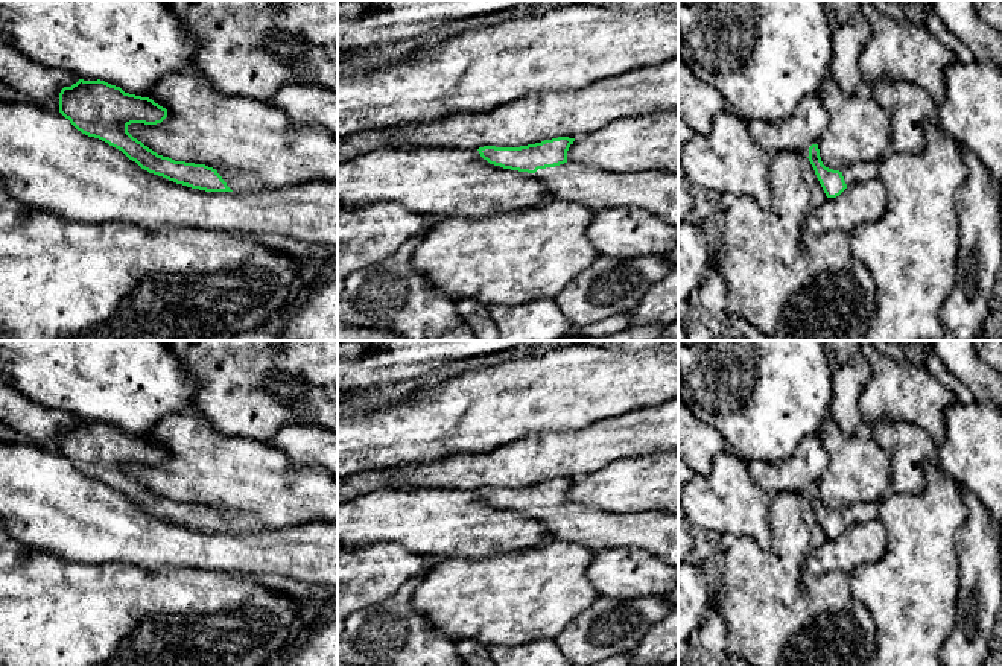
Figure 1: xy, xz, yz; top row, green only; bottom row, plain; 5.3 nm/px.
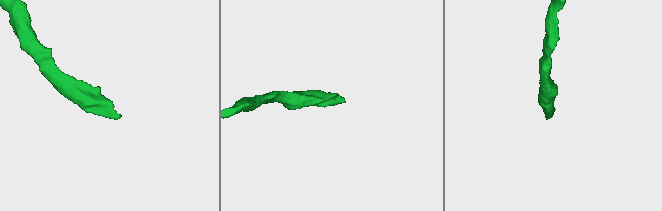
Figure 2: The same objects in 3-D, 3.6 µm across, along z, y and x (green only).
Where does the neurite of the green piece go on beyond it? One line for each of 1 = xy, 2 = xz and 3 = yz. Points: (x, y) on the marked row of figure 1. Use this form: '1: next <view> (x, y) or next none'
1: next xy (236, 181)
2: next xz (657, 192)
3: next yz (858, 172)

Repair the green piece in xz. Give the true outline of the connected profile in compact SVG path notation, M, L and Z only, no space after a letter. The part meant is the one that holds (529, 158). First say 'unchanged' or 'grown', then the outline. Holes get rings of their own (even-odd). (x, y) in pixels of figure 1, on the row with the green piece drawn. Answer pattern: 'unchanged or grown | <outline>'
grown | M558 137L520 147L479 147L479 154L490 164L503 169L534 173L543 179L553 199L581 204L590 210L639 208L678 228L678 175L666 172L610 173L604 169L569 163L567 151L575 138Z

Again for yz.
grown | M818 144L809 147L807 158L827 198L839 196L848 186L879 178L880 163L859 161L842 172L826 167Z

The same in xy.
grown | M79 79L59 93L59 113L88 137L122 151L149 173L205 192L257 192L268 186L240 172L216 170L205 164L175 161L158 155L128 132L131 123L157 125L167 109L149 97L125 93L105 81Z

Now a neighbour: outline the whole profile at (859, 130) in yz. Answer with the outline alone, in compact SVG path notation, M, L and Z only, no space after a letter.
M829 76L820 99L830 120L818 140L826 167L842 172L853 163L880 163L891 151L893 117L870 93L847 94Z

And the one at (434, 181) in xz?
M383 147L338 163L338 205L342 210L365 210L374 204L392 202L415 214L438 219L484 217L537 208L552 199L543 179L490 164L477 149Z

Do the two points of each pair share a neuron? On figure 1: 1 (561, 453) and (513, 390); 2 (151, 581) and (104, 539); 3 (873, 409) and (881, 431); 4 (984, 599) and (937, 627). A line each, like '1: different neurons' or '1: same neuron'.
1: different neurons
2: different neurons
3: different neurons
4: different neurons

